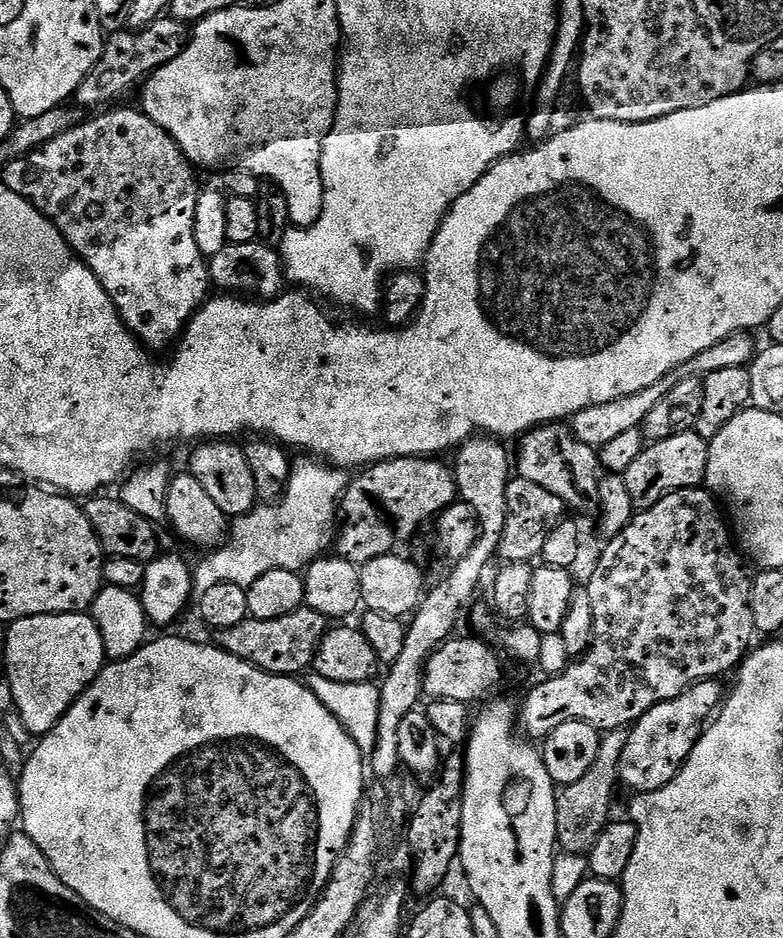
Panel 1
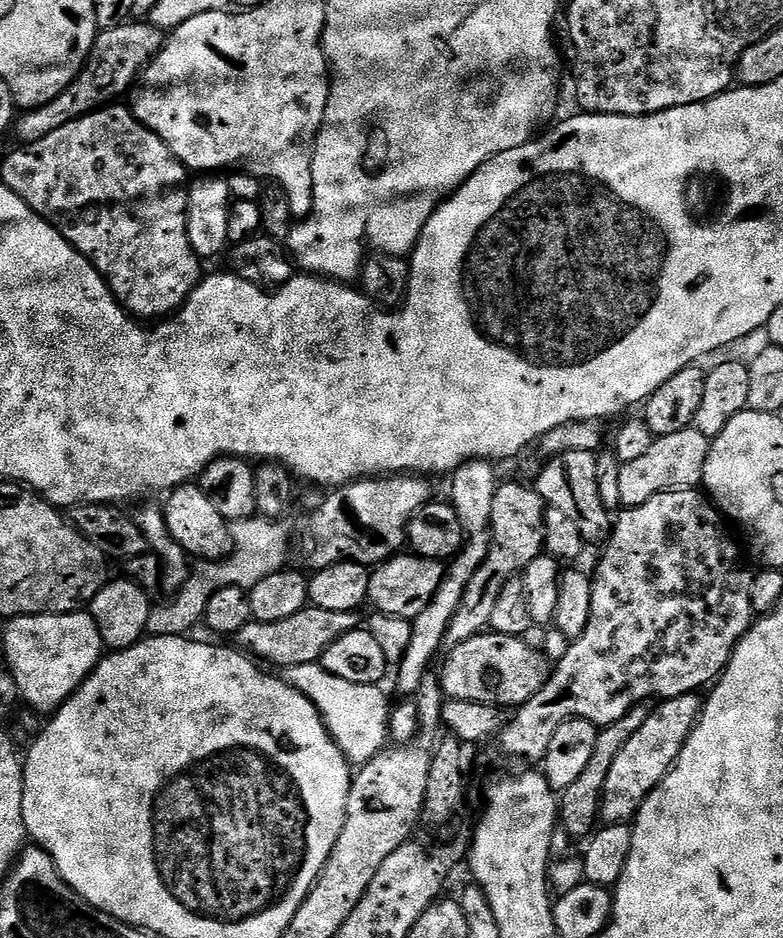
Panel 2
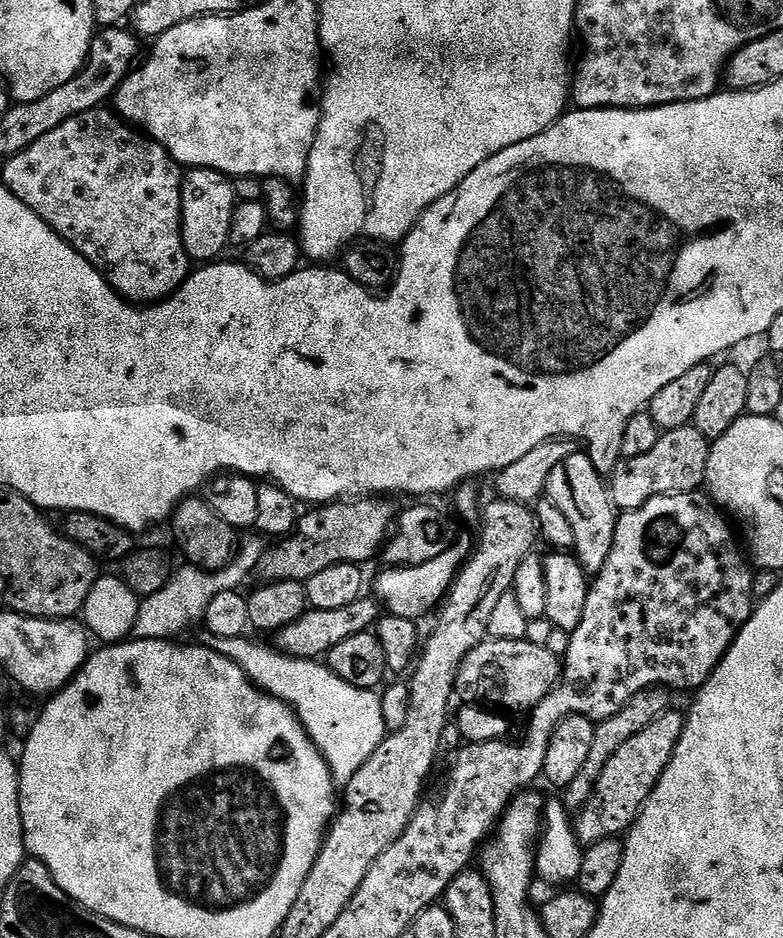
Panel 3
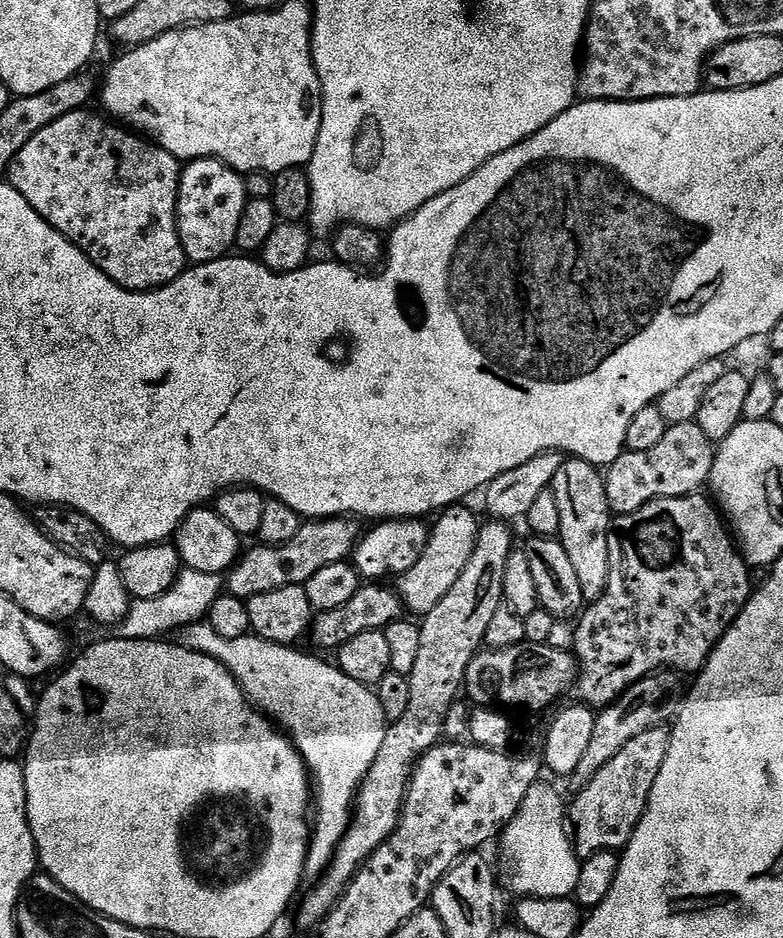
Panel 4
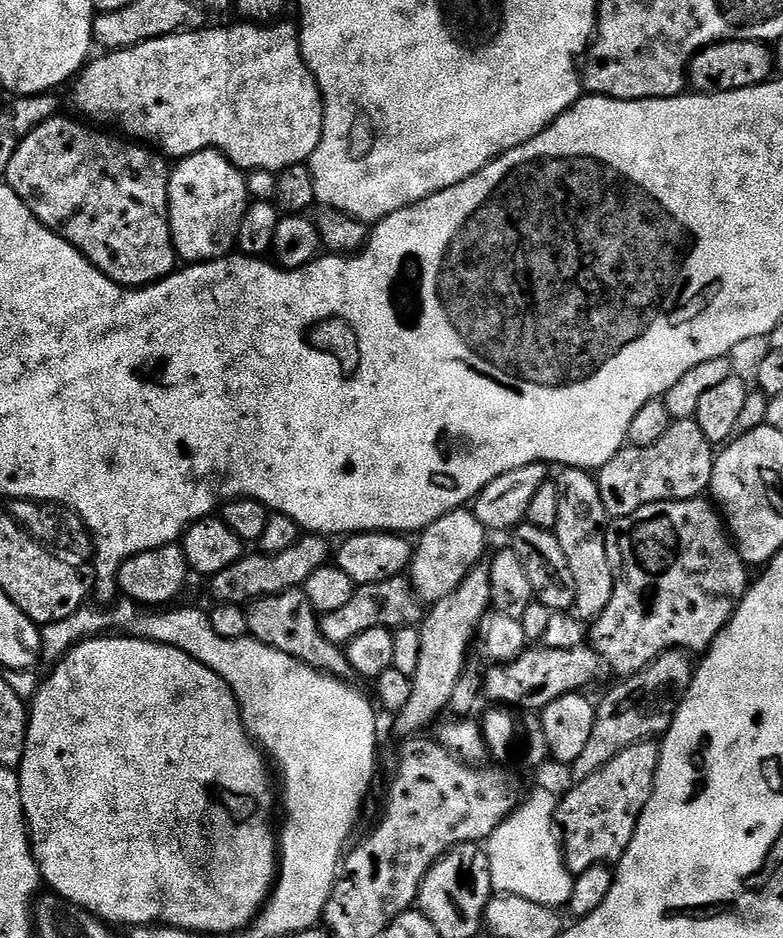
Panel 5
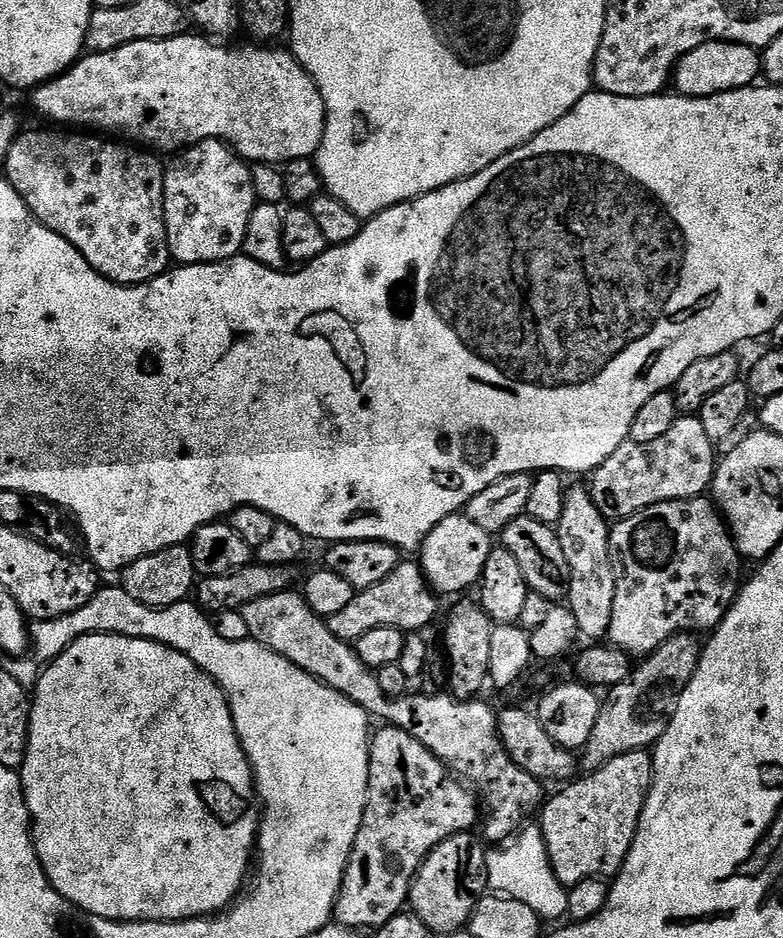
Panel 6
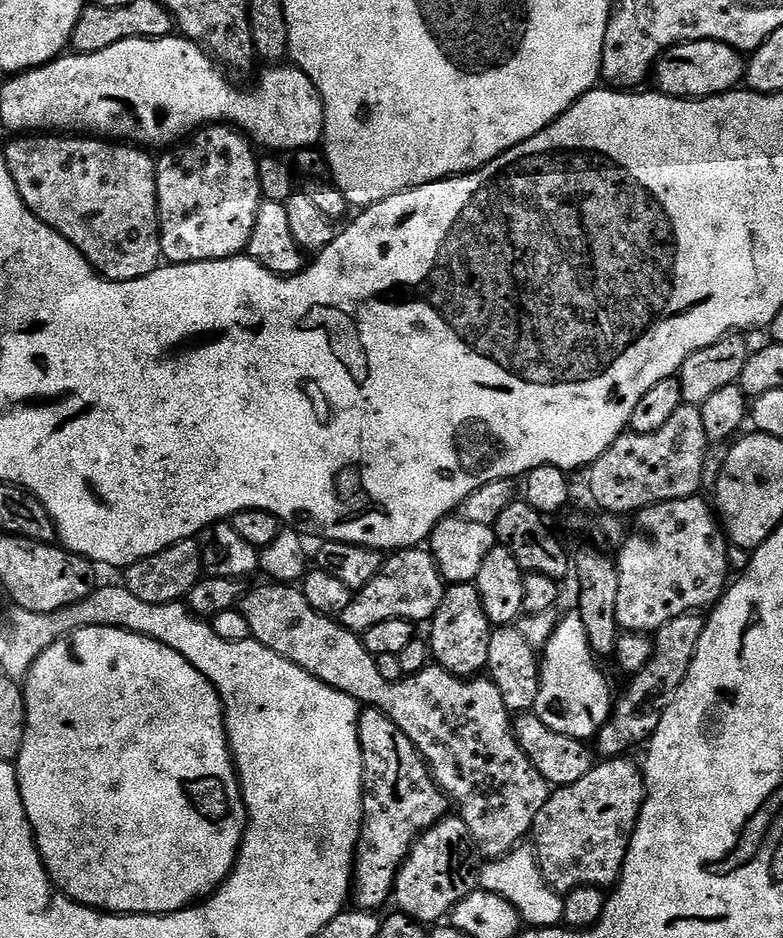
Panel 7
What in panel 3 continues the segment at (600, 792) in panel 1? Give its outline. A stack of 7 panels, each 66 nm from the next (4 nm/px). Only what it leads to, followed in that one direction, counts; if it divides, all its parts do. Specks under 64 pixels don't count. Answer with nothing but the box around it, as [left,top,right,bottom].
[562,686,673,813]

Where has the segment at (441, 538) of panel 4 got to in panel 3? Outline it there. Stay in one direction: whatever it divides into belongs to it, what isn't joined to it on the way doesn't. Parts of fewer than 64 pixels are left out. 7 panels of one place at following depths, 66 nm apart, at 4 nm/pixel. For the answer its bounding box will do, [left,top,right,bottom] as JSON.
[375,538,470,622]

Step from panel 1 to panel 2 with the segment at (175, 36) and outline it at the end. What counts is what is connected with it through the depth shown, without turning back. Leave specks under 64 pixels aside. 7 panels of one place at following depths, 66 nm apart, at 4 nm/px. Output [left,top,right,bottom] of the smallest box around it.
[14,22,166,145]

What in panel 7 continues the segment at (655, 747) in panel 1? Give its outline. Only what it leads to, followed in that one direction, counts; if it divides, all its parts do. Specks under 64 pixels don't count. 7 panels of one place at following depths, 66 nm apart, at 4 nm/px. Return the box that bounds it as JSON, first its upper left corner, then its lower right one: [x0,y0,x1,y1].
[534,758,646,894]

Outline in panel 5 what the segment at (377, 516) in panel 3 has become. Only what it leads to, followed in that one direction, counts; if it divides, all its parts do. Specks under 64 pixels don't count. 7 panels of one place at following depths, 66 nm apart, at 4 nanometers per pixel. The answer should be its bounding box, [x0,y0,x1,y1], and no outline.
[210,534,330,606]

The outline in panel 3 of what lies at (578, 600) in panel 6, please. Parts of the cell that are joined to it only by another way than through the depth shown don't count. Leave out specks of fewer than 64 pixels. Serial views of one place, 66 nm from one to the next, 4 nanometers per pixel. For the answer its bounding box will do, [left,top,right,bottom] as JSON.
[546,451,618,574]

